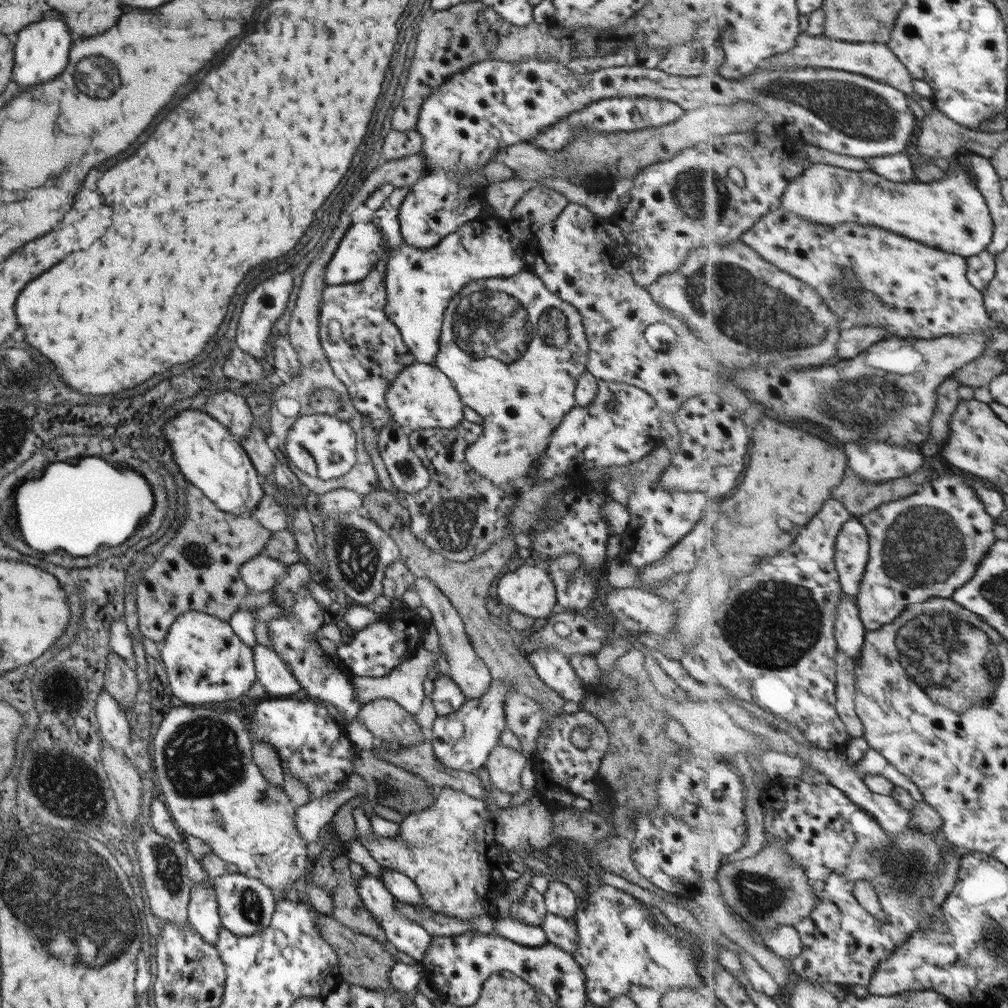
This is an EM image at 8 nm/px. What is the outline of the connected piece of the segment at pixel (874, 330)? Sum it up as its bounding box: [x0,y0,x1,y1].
[838,326,895,359]

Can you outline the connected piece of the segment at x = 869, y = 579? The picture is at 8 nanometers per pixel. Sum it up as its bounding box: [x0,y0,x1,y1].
[857,472,1000,632]

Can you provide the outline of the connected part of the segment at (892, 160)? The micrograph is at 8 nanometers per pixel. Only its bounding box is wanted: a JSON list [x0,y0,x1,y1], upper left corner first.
[868,154,918,182]

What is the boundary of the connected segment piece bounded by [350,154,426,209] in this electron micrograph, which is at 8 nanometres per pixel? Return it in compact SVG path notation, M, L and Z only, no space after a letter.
M422 154L406 156L400 160L390 160L384 165L378 165L367 177L360 190L354 195L351 208L356 209L370 198L374 190L382 184L391 184L395 188L414 185L426 171L426 160Z

